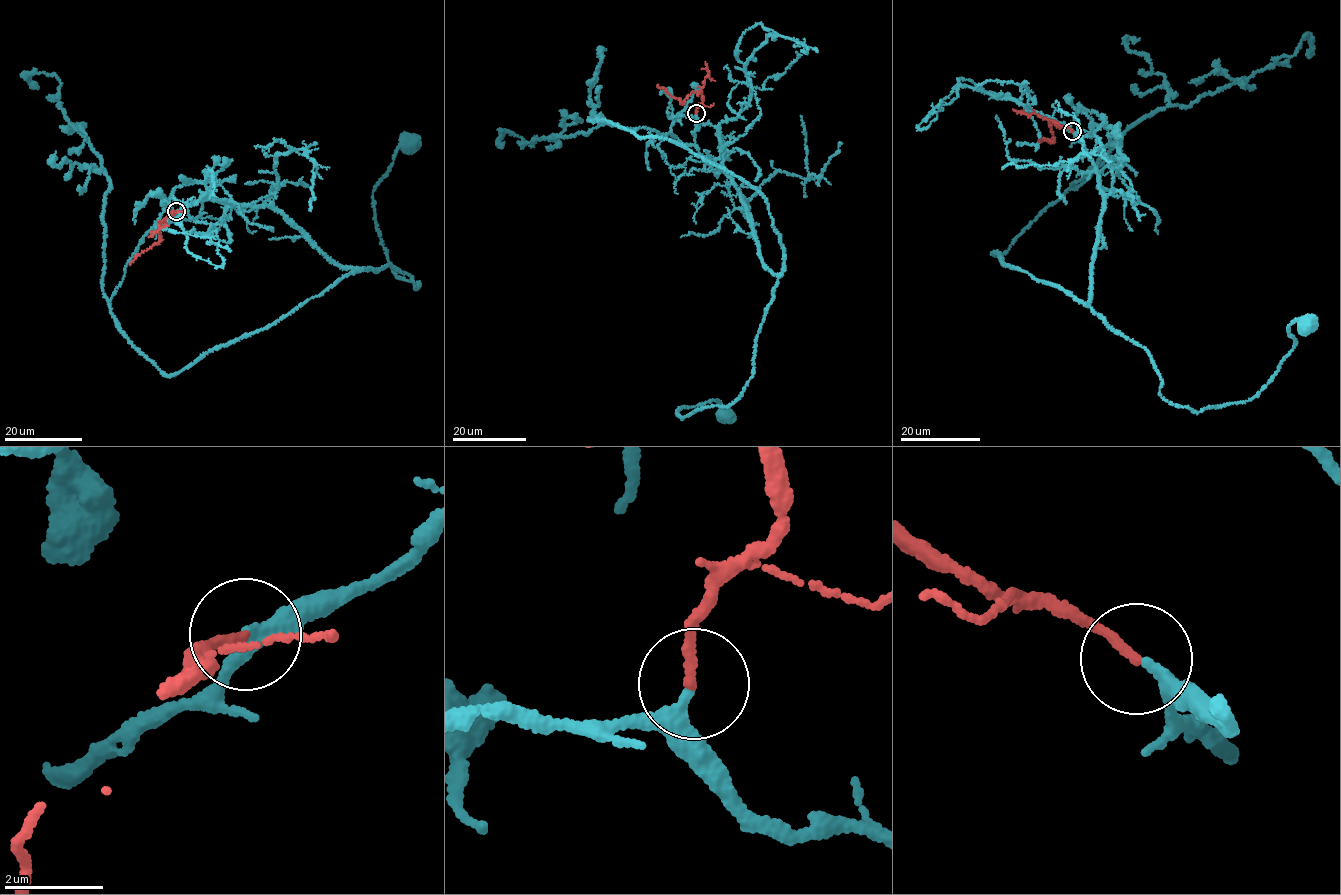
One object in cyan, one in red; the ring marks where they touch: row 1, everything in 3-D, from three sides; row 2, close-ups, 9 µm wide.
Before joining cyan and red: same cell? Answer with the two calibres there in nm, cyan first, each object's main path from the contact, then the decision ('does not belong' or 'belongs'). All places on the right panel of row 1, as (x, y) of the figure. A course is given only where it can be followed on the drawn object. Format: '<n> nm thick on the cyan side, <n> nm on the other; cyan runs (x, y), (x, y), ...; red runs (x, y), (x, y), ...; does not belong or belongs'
220 nm thick on the cyan side, 190 nm on the other; cyan runs (1073, 132), (1102, 192), (1089, 306), (1145, 349), (1164, 399), (1248, 400), (1306, 326); red runs (1072, 131), (1049, 121), (1054, 140), (1039, 141); belongs

